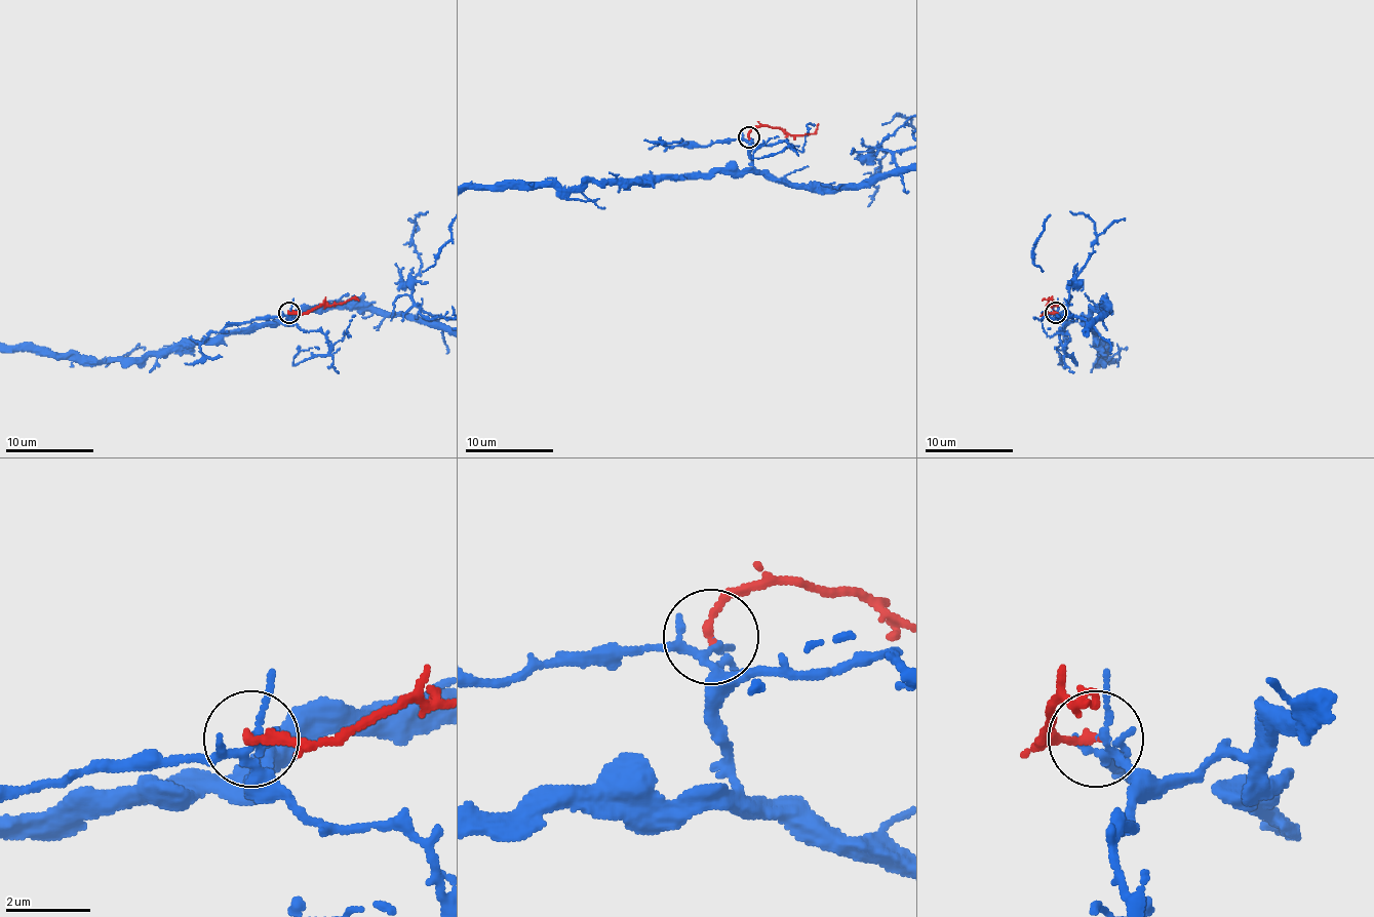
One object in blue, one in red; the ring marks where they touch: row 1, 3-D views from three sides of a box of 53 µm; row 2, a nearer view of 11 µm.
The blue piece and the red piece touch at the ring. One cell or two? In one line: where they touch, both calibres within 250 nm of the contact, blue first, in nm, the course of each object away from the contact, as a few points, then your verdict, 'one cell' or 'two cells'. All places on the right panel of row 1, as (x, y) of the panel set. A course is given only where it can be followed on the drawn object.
place (1055, 313); calibres 140 and 190 nm; course red (1056, 312), (1045, 314), (1045, 310), (1054, 303), (1052, 298), (1043, 301); one cell

